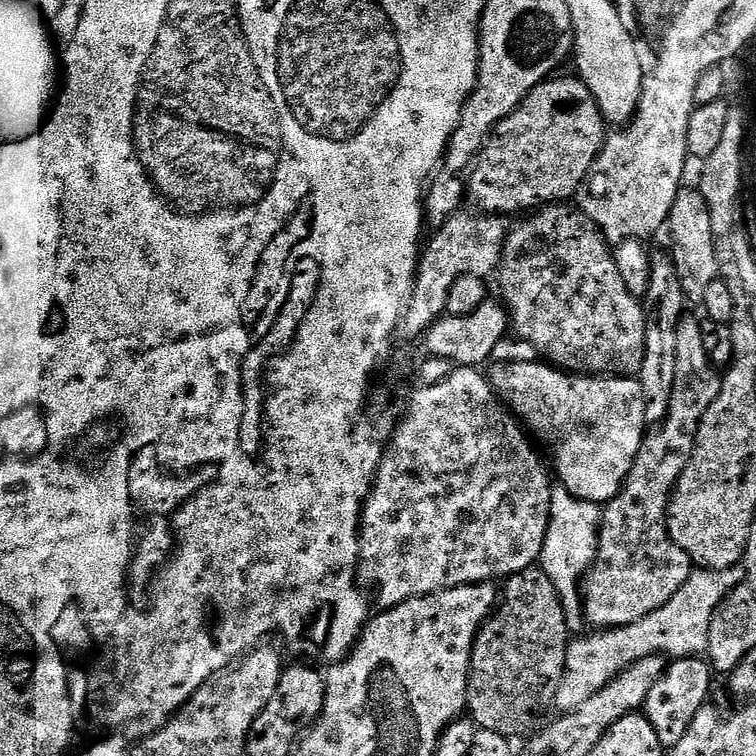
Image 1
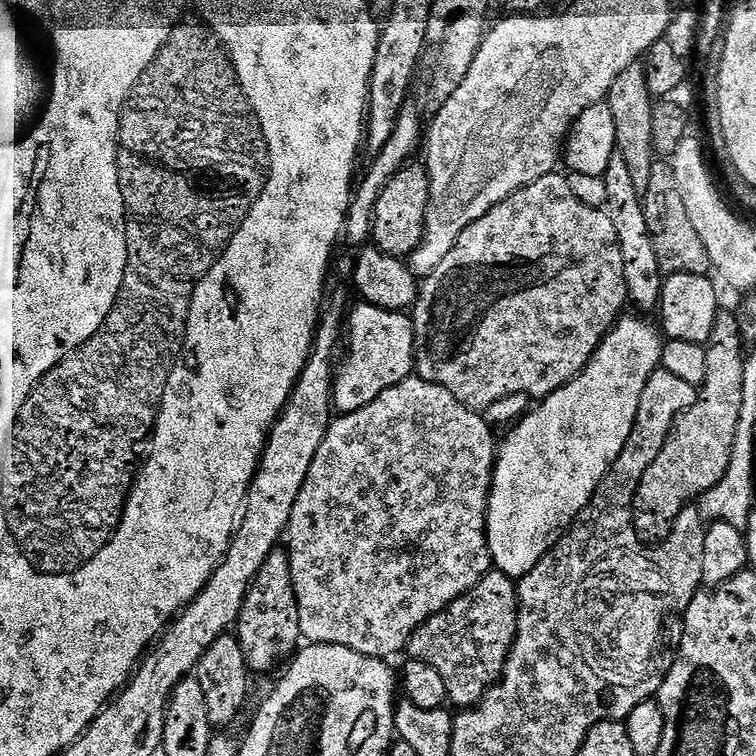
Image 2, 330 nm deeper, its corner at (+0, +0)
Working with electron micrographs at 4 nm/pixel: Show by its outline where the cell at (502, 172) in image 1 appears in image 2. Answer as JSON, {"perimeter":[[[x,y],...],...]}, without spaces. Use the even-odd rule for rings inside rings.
{"perimeter":[[[405,166],[395,176],[389,178],[386,187],[378,194],[378,202],[374,206],[370,240],[375,247],[388,256],[399,258],[411,257],[412,251],[415,248],[419,248],[424,239],[424,219],[426,218],[428,199],[430,198],[430,182],[428,181],[428,173],[423,167],[411,167]]]}

